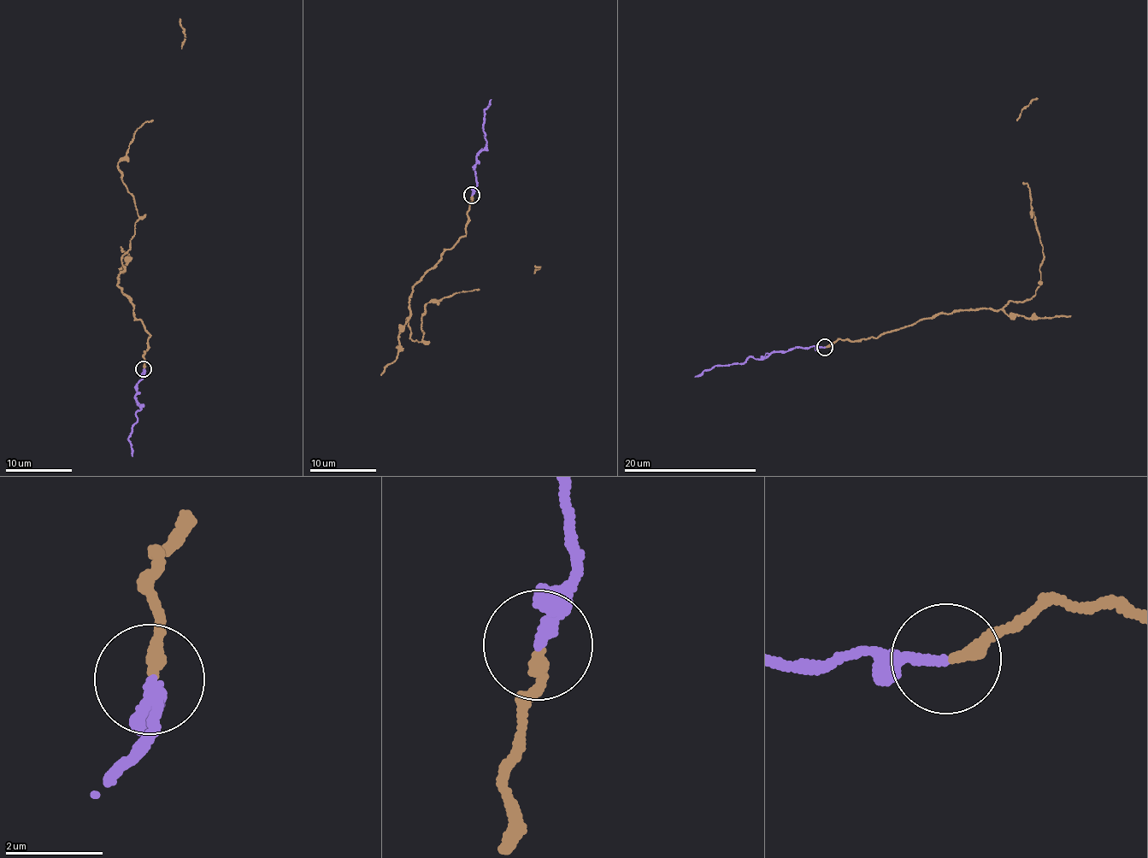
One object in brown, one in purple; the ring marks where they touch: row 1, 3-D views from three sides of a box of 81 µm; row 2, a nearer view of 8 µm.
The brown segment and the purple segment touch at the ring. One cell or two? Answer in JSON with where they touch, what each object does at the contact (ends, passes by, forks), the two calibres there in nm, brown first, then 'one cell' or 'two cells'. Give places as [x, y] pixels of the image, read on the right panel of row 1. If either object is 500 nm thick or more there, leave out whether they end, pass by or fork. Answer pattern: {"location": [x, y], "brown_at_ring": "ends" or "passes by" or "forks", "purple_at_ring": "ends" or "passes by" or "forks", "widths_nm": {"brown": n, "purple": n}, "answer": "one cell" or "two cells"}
{"location": [825, 347], "brown_at_ring": "ends", "purple_at_ring": "ends", "widths_nm": {"brown": 260, "purple": 240}, "answer": "one cell"}

